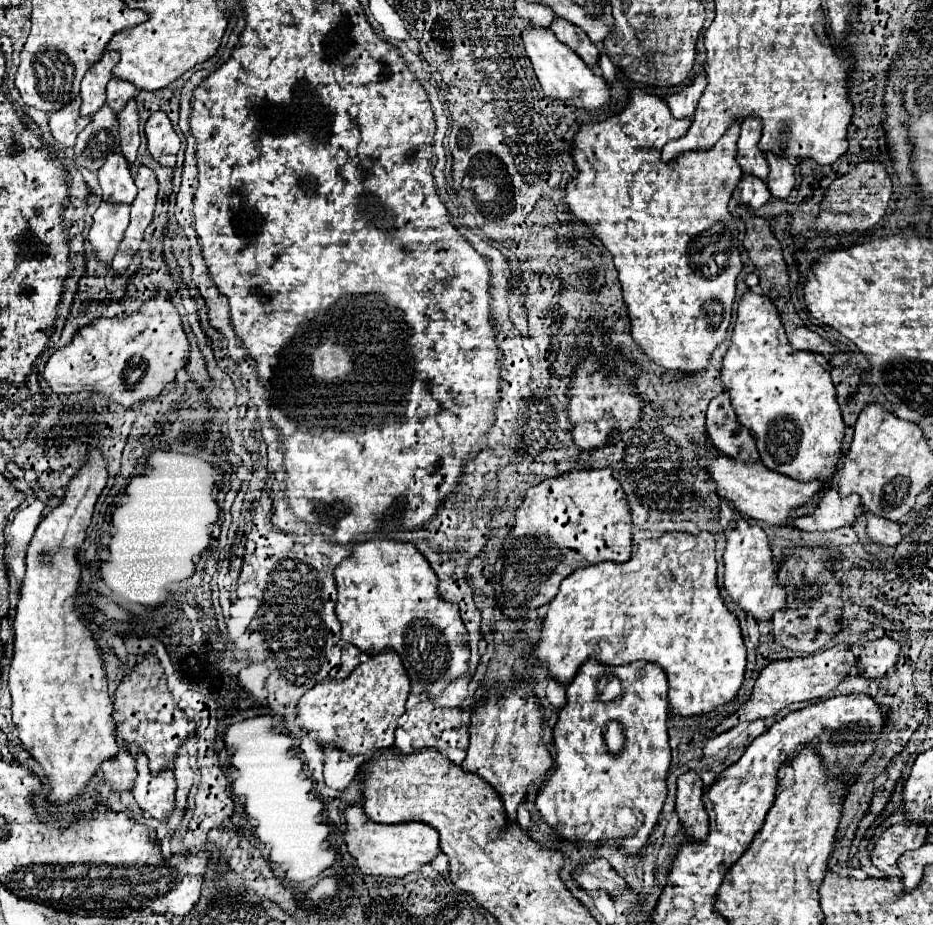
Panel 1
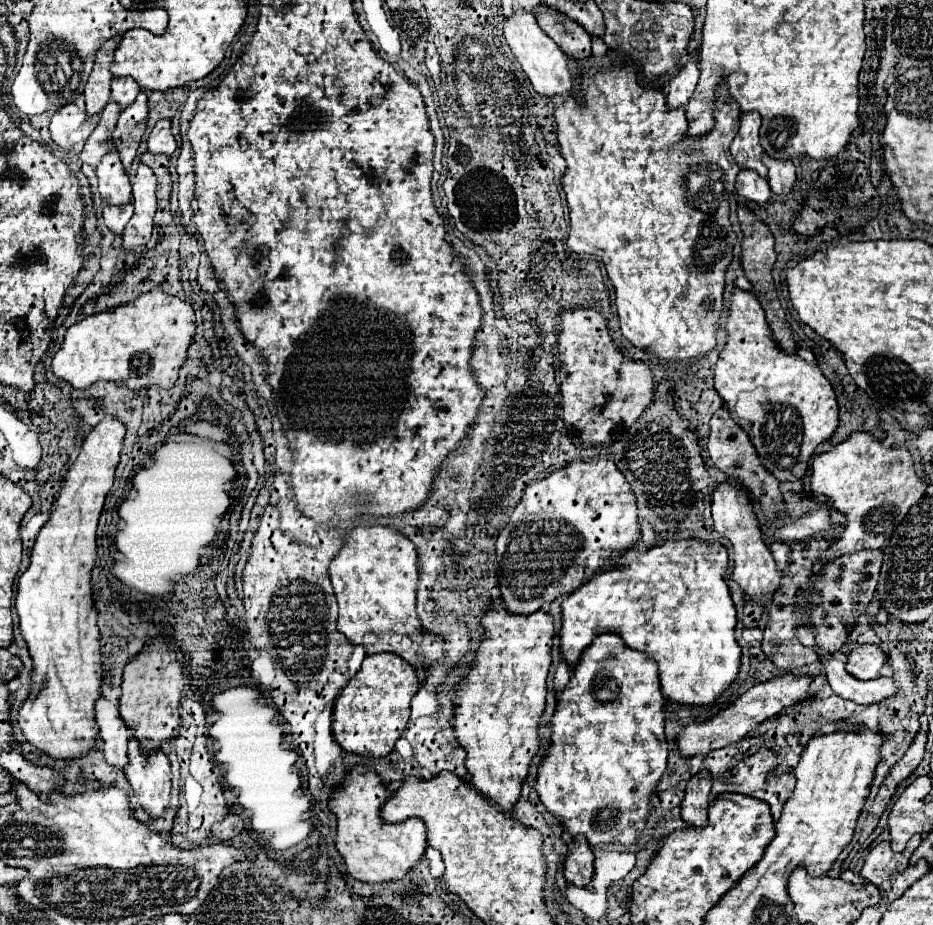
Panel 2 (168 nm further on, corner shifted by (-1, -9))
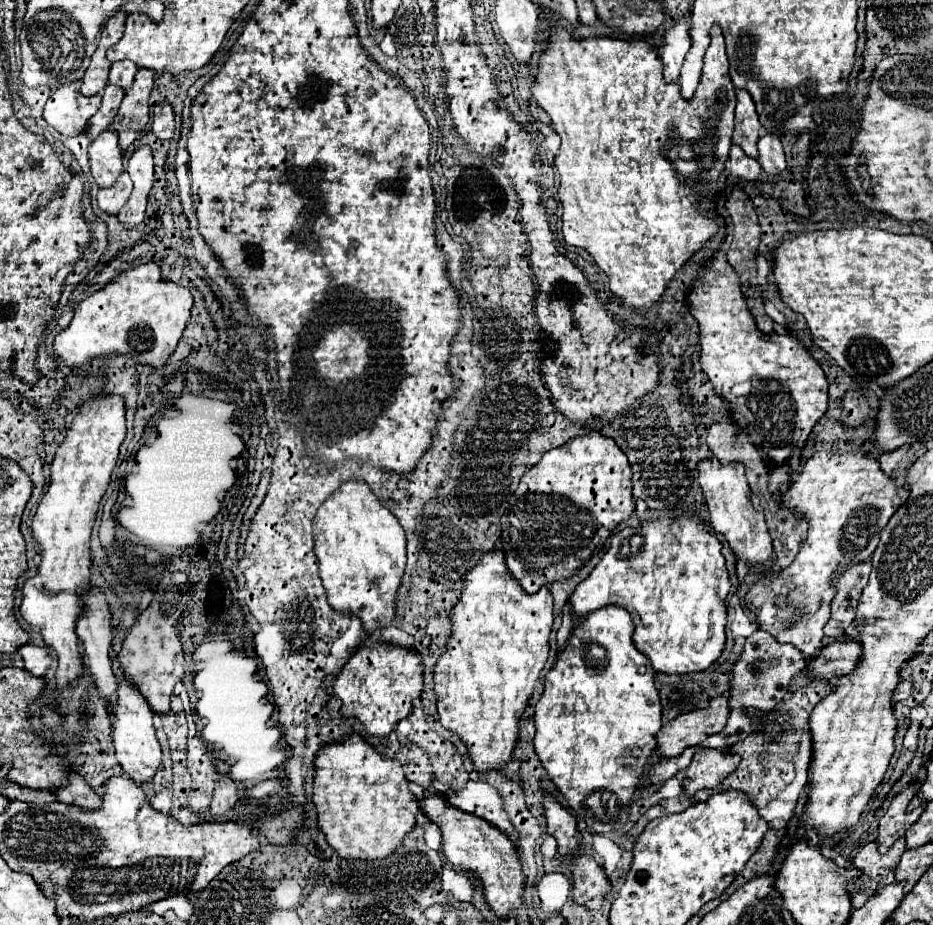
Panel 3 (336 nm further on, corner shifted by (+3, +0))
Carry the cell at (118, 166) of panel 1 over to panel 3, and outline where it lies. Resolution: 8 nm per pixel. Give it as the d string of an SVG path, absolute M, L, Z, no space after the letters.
M110 129L102 131L88 147L88 161L98 187L110 187L118 179L118 173L124 171L118 133Z

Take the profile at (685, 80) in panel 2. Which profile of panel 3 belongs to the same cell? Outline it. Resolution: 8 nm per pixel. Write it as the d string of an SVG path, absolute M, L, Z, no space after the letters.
M682 17L676 21L674 27L664 31L664 45L662 45L662 65L664 65L664 79L668 83L678 81L682 61L690 49L690 35L688 35L690 19Z

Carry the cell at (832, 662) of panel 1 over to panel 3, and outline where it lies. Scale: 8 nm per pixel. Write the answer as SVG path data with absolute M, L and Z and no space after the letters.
M722 695L712 699L706 709L694 709L668 721L656 733L656 749L660 751L660 757L678 757L684 749L704 743L708 735L722 731L728 715L728 699Z

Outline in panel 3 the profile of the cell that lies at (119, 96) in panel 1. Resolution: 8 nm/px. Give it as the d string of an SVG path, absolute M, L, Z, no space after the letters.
M116 61L116 63L112 63L112 69L110 69L110 83L118 85L122 89L128 89L134 81L136 71L138 71L138 67L132 61Z

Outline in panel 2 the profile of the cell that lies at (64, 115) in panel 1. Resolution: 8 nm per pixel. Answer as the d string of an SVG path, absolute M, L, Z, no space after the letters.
M80 96L76 102L62 106L62 110L58 110L52 116L52 122L50 122L52 140L64 150L80 154L86 138L96 128L98 118L100 116L86 116L84 98Z

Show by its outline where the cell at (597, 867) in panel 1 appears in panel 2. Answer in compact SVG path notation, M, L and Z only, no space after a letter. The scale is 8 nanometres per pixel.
M576 838L576 846L564 862L564 876L570 884L586 888L594 878L594 852L584 838Z

